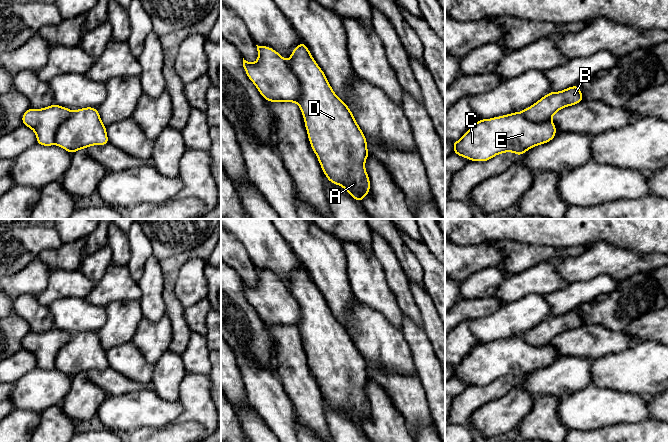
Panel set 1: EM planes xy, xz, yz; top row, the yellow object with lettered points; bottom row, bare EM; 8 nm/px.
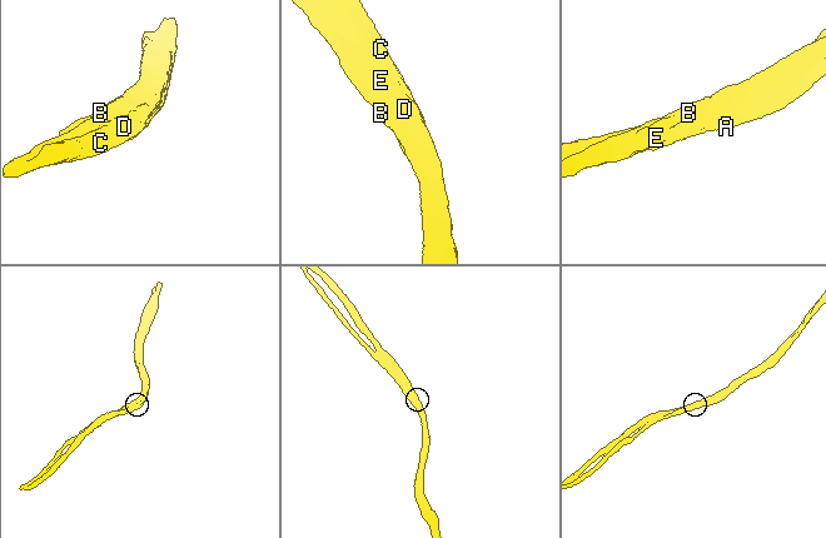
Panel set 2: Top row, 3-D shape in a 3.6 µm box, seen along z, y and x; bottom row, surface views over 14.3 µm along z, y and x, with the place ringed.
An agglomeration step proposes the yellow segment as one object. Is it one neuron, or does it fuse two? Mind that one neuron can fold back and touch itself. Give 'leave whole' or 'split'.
split

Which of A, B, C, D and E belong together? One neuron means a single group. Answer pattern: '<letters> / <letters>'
A C D E / B

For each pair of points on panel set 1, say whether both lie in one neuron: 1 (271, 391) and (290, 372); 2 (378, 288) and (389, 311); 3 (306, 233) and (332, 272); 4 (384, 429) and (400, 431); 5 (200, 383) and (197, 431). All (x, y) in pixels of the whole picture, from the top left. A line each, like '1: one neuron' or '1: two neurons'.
1: two neurons
2: one neuron
3: one neuron
4: one neuron
5: one neuron

